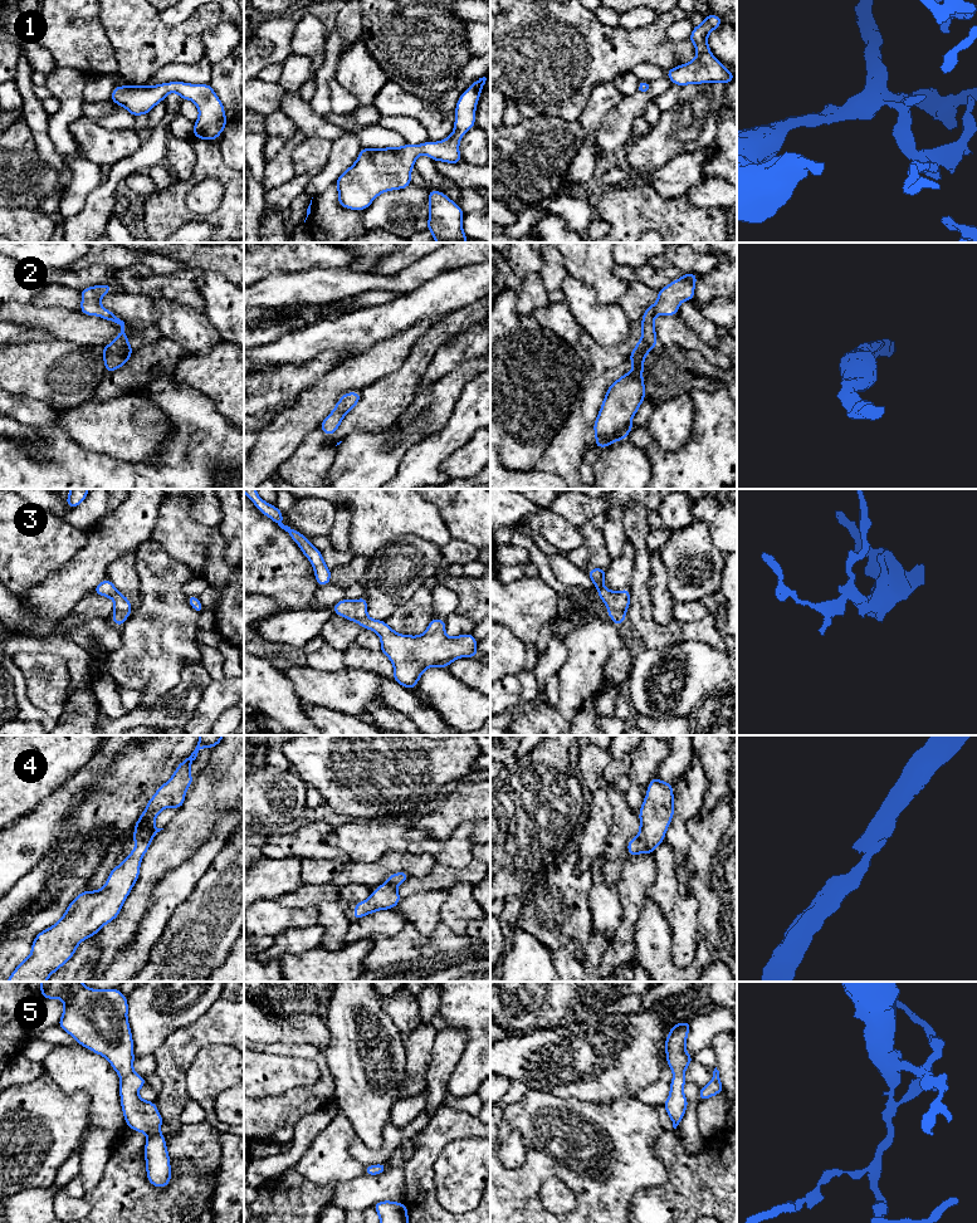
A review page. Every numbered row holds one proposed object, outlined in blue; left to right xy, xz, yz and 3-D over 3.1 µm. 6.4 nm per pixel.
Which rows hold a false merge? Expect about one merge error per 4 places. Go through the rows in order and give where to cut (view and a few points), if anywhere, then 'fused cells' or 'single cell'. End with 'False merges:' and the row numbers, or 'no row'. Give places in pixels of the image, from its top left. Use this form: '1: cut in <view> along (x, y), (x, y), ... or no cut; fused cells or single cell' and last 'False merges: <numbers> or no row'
1: no cut; single cell
2: no cut; single cell
3: no cut; single cell
4: no cut; single cell
5: no cut; single cell
False merges: no row

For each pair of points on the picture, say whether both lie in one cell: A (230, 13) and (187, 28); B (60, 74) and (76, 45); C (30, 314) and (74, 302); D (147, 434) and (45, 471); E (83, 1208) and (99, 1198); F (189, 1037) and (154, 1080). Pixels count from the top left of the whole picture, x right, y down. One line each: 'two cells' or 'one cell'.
A: two cells
B: two cells
C: two cells
D: two cells
E: two cells
F: two cells

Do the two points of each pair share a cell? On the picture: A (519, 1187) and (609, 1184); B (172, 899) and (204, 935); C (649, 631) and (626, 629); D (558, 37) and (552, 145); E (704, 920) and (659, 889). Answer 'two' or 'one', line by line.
A: one
B: two
C: two
D: two
E: two

